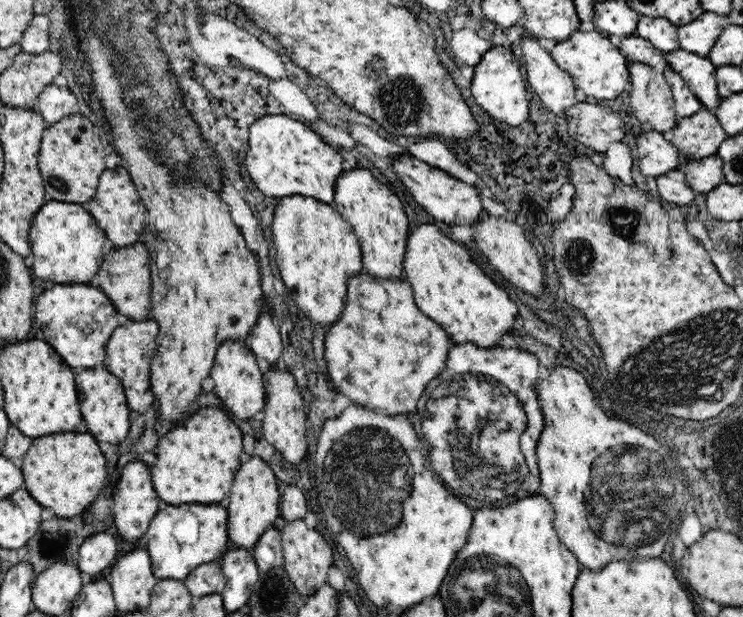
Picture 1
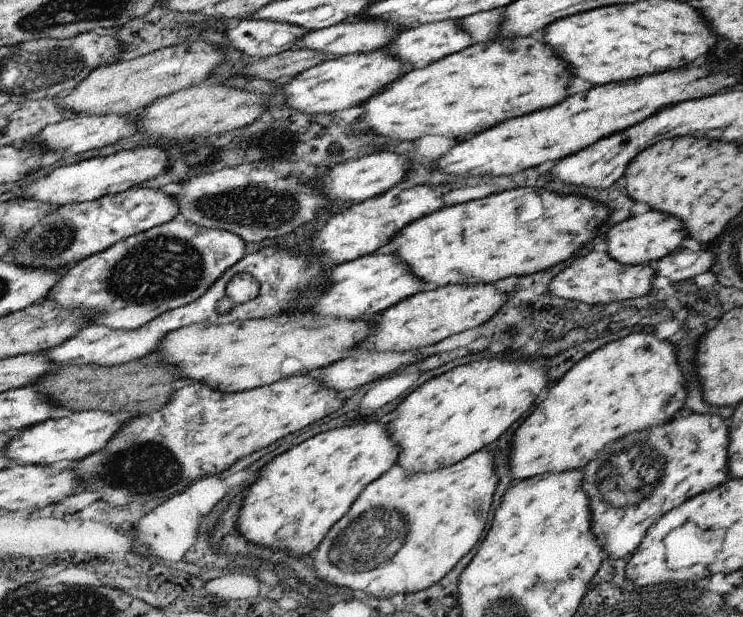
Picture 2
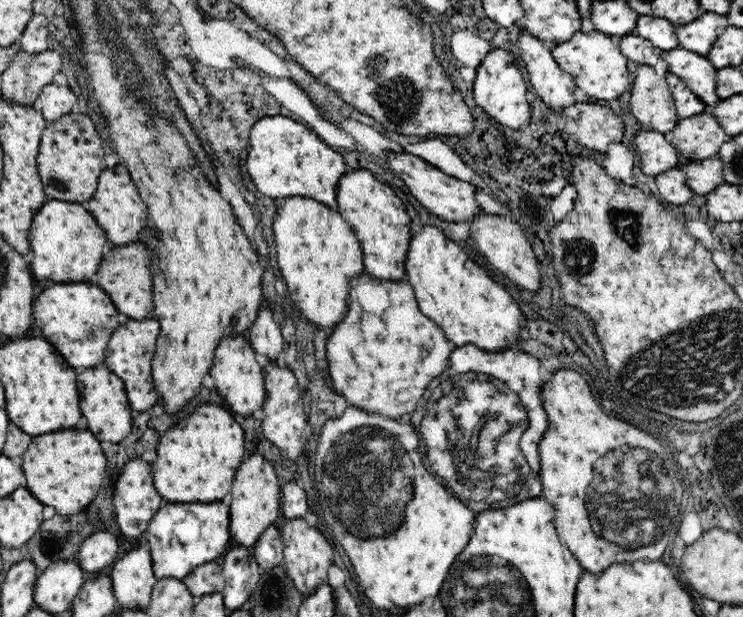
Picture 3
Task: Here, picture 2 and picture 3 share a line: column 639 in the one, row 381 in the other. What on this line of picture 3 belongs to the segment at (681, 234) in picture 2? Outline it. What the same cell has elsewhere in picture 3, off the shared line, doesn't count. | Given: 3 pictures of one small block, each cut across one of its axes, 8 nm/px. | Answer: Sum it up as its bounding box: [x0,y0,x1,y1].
[209,336,266,418]

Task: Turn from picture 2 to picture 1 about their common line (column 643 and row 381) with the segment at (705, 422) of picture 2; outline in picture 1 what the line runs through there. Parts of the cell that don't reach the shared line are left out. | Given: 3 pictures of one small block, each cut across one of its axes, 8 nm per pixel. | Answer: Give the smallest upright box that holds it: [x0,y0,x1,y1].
[410,343,544,509]

